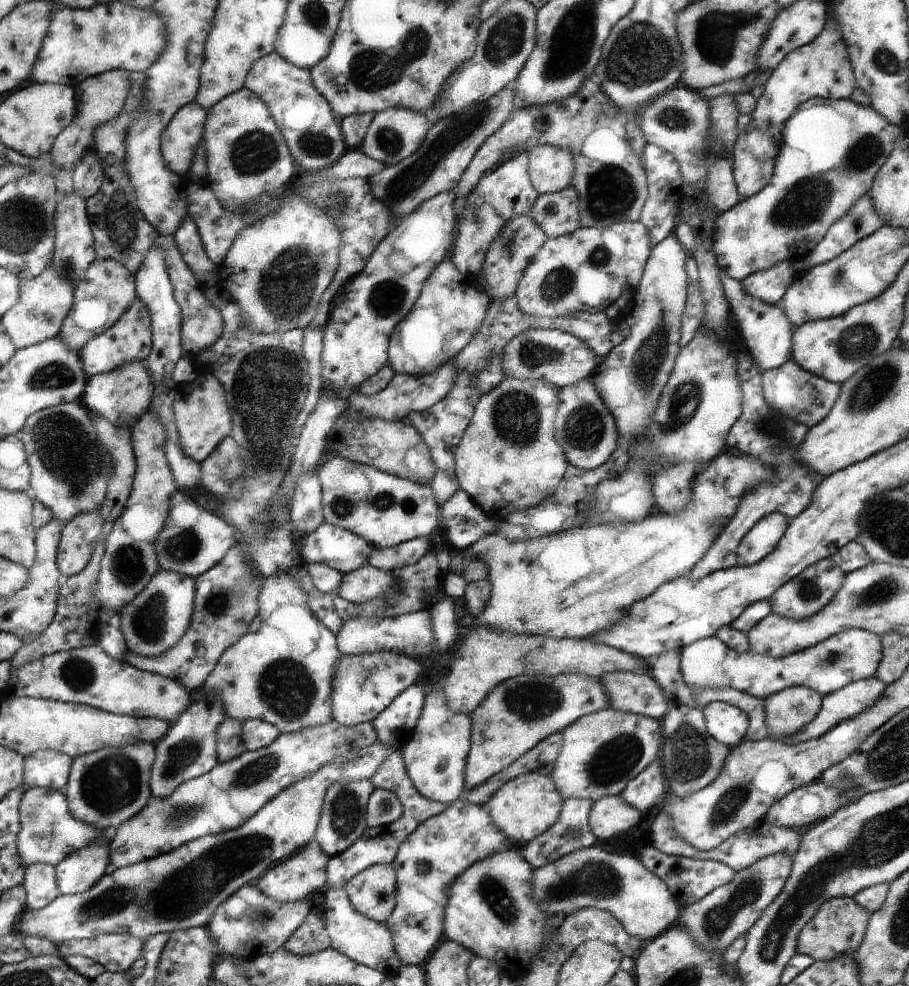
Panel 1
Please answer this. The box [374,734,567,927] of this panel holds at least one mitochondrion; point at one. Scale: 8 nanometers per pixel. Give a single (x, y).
(386, 805)

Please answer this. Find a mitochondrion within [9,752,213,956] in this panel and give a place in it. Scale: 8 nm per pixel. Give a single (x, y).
(46, 834)

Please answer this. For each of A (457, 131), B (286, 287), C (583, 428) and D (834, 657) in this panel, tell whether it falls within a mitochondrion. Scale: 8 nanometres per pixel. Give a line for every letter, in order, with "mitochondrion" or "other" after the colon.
A: mitochondrion
B: mitochondrion
C: mitochondrion
D: mitochondrion

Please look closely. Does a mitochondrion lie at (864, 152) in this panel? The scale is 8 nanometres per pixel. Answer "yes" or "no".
yes

